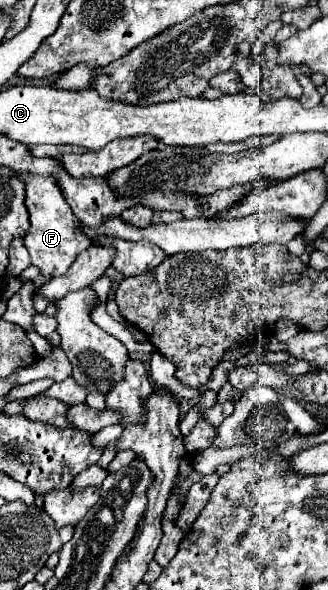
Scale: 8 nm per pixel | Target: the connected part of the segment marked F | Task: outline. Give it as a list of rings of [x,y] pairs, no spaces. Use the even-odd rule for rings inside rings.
[[[21,174],[21,178],[25,182],[25,206],[31,220],[31,228],[27,230],[23,240],[31,254],[31,260],[45,278],[63,275],[74,262],[75,256],[79,256],[79,244],[91,244],[91,240],[79,230],[83,224],[81,220],[77,220],[77,216],[73,216],[73,210],[67,204],[55,176]]]

